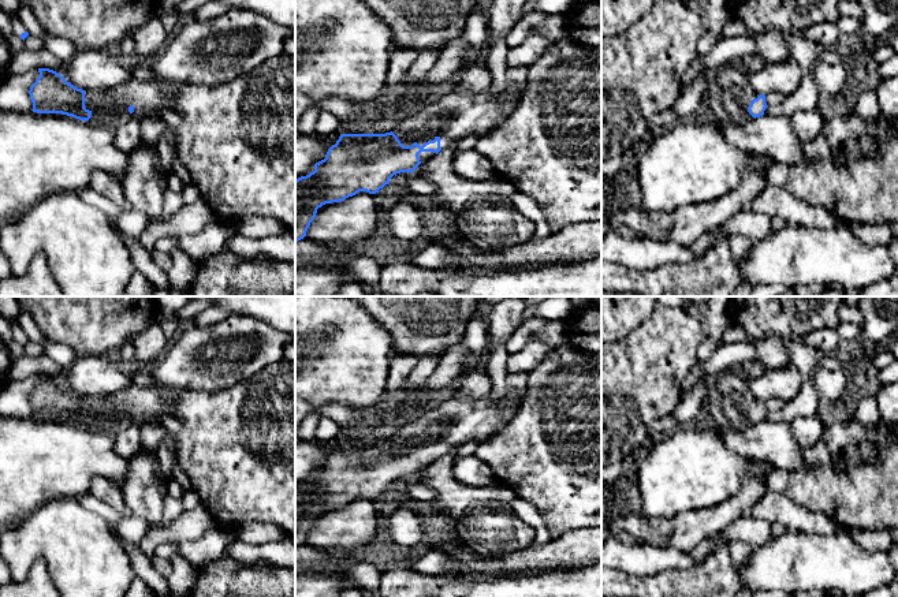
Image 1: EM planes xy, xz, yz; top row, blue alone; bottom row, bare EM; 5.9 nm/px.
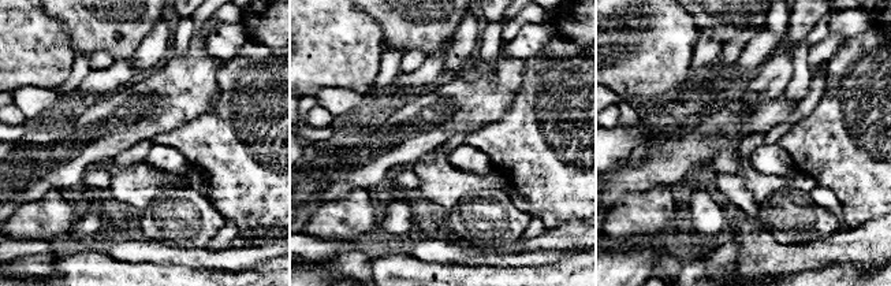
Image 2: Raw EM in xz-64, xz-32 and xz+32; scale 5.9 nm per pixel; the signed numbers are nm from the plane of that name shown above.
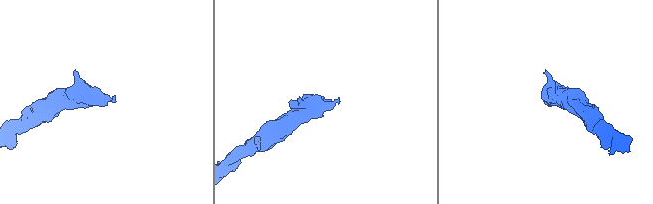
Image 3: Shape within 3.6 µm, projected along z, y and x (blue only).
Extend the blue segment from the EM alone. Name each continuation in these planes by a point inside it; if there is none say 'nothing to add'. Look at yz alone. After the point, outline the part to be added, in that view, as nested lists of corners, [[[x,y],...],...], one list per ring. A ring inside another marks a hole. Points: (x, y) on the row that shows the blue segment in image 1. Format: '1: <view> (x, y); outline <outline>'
1: yz (729, 93); outline [[[731,63],[708,75],[705,102],[723,123],[745,123],[754,119],[748,107],[757,94],[748,82],[744,64]]]

